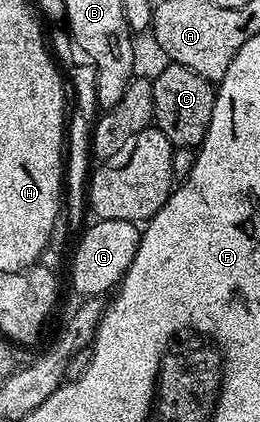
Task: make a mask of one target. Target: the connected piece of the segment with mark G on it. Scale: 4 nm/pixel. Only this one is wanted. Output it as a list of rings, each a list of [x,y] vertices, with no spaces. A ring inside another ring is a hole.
[[[96,219],[93,224],[93,227],[91,225],[84,227],[79,236],[80,244],[77,245],[76,252],[72,255],[72,287],[80,294],[80,297],[107,296],[130,269],[130,261],[134,261],[134,253],[138,253],[141,228],[137,224],[109,219]]]

